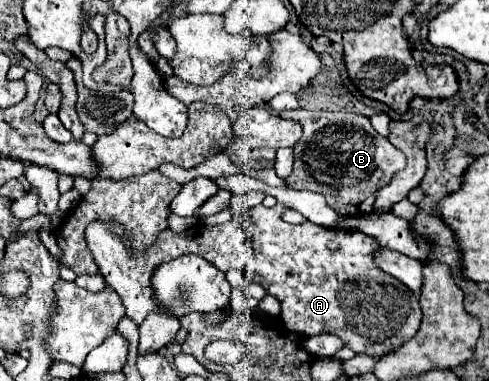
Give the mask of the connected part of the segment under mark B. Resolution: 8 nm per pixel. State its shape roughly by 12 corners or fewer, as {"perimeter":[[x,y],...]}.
{"perimeter":[[282,111],[302,125],[292,189],[342,215],[372,211],[406,163],[354,113]]}

